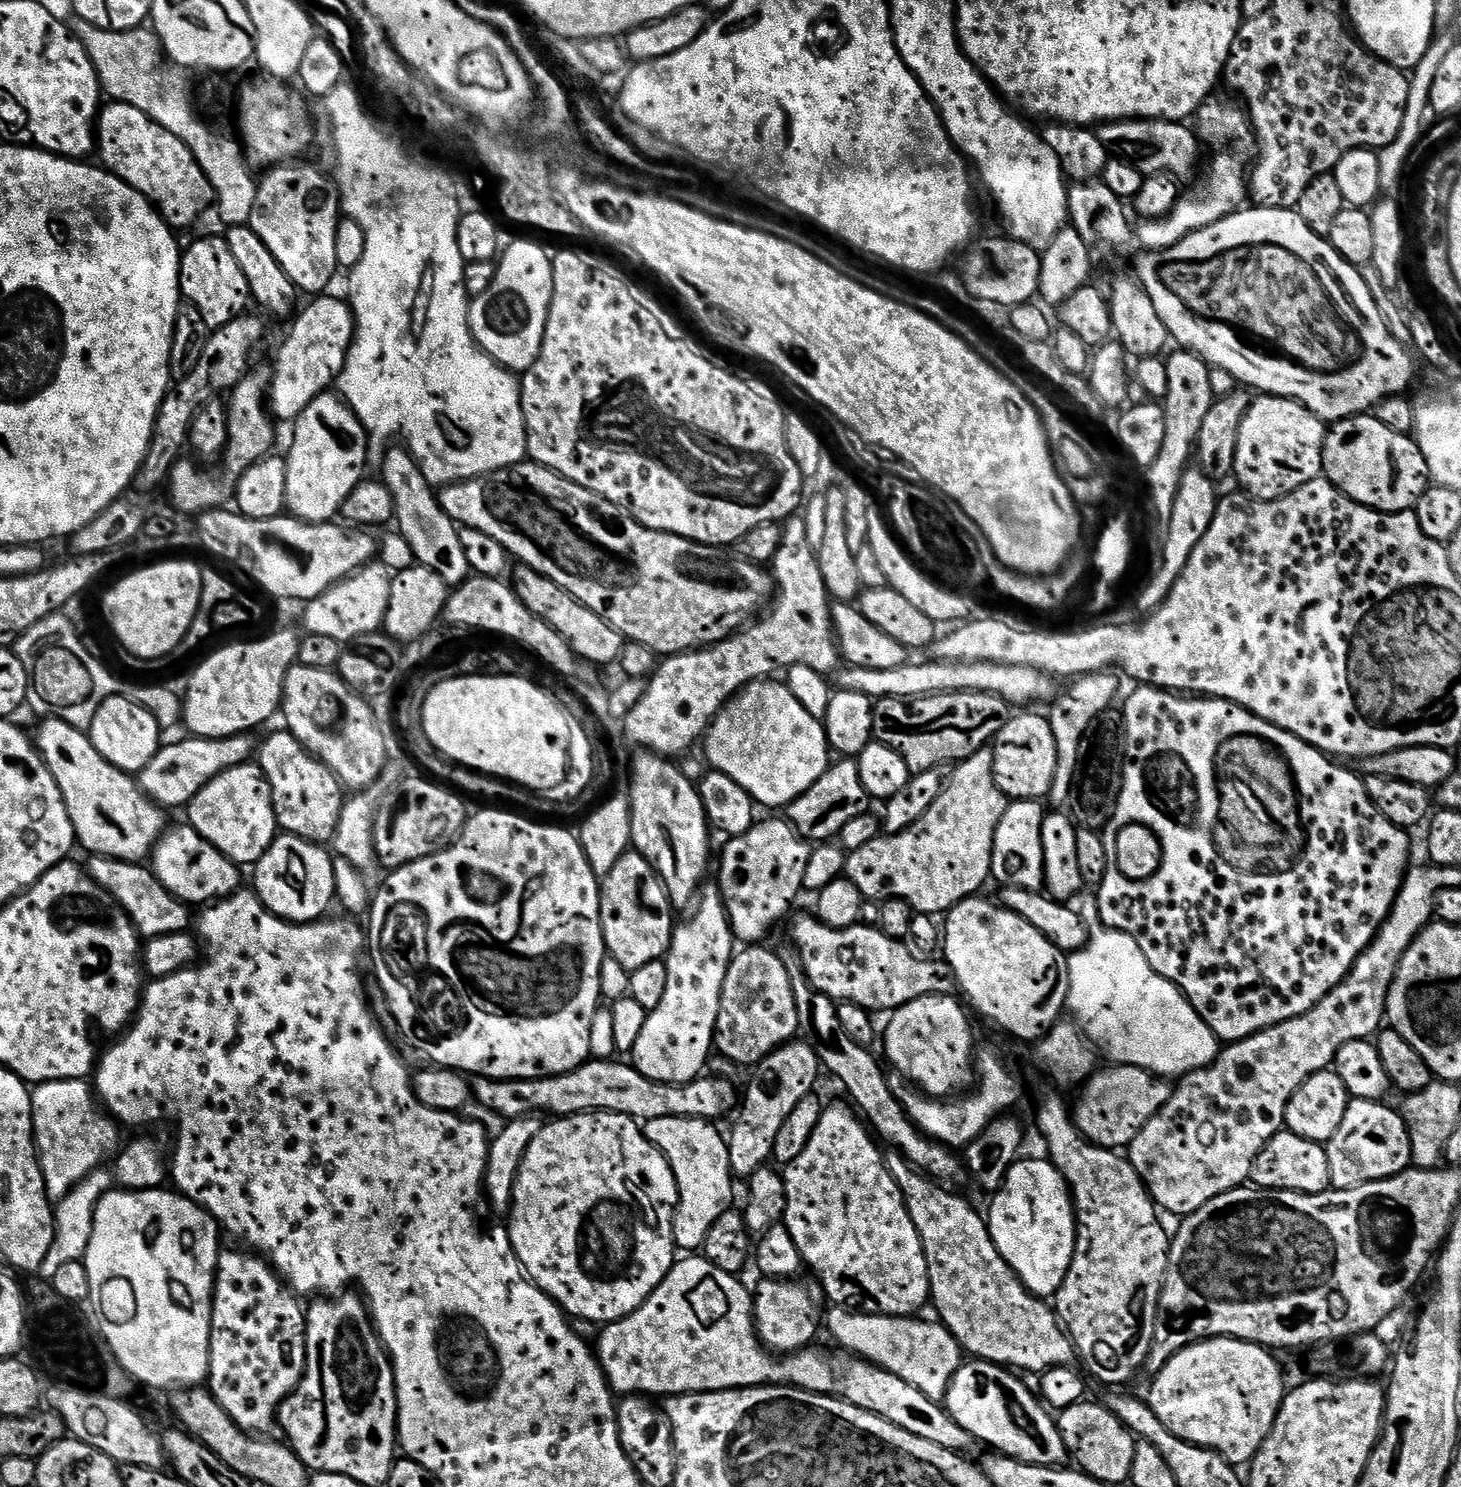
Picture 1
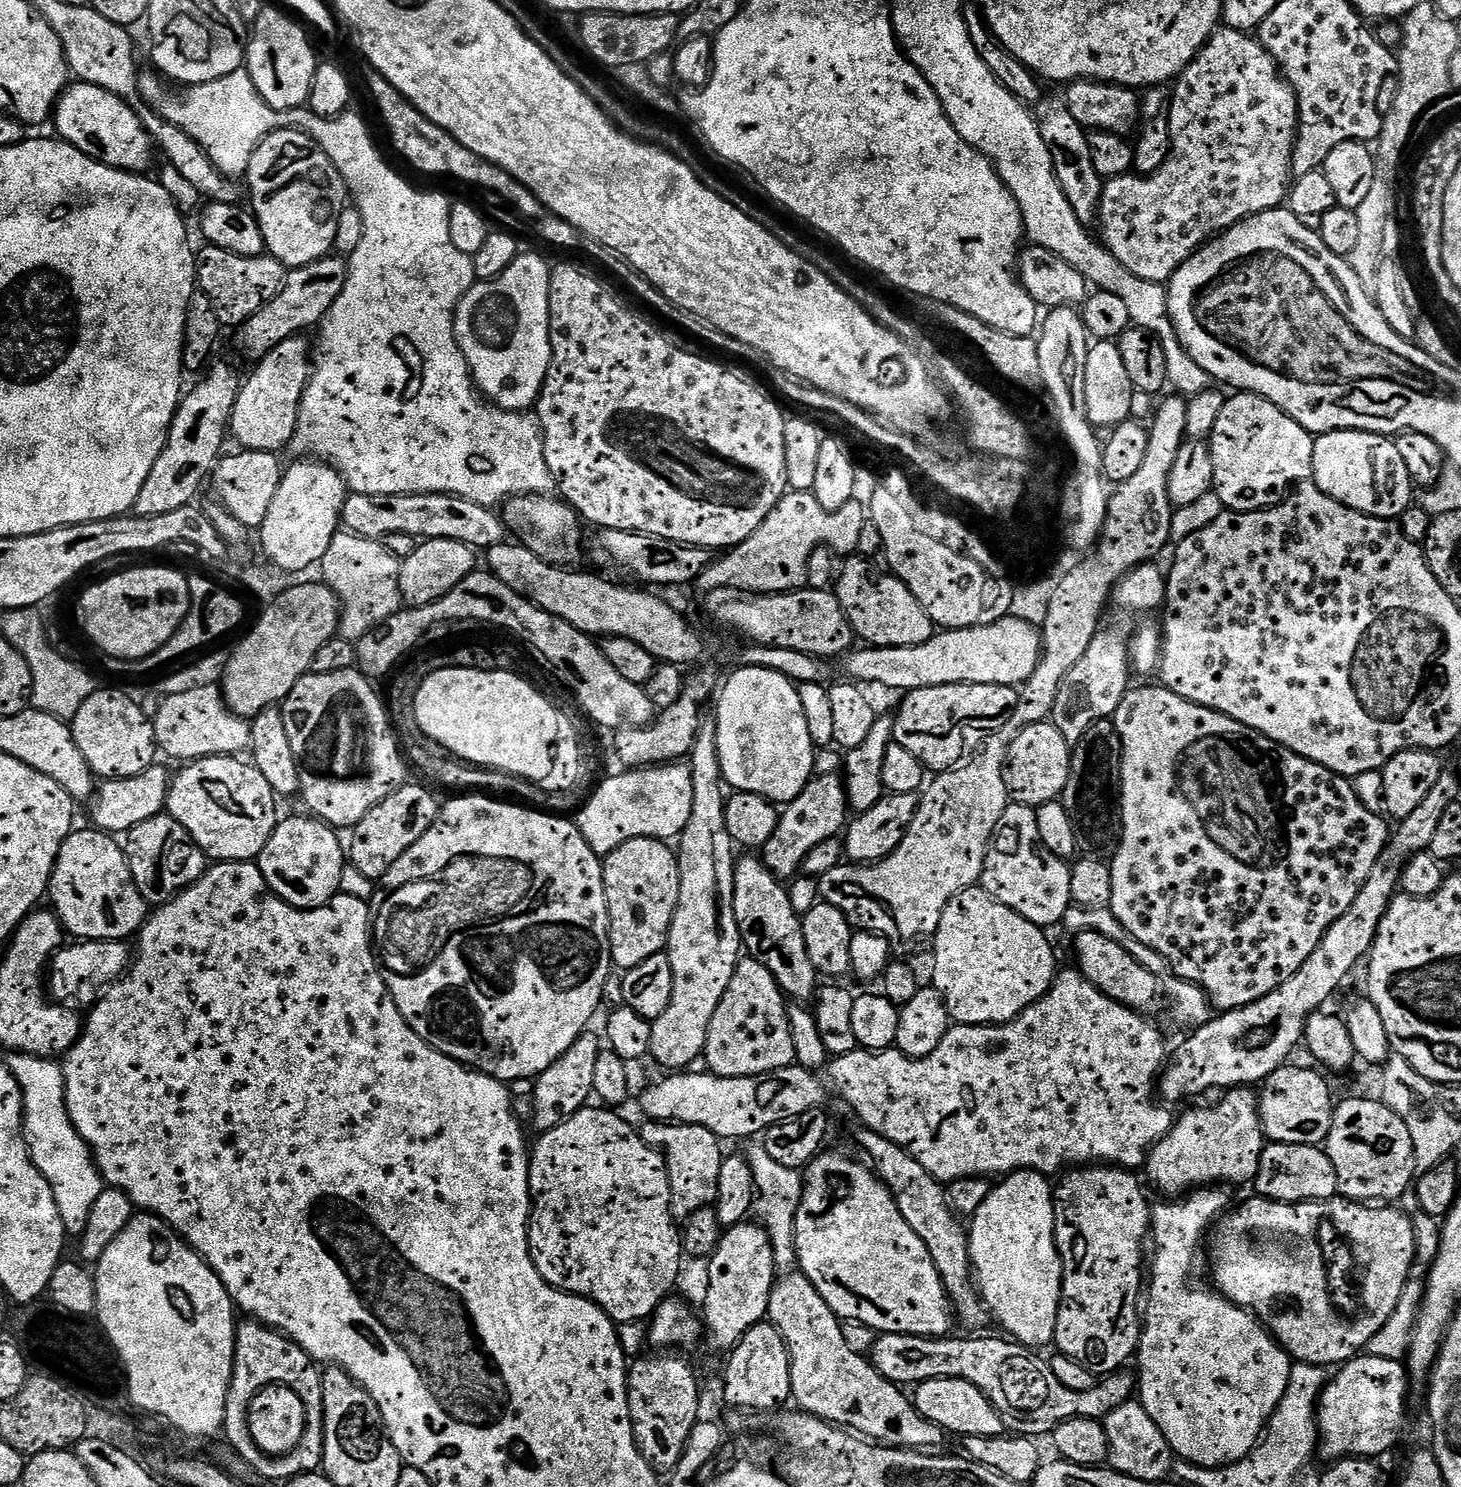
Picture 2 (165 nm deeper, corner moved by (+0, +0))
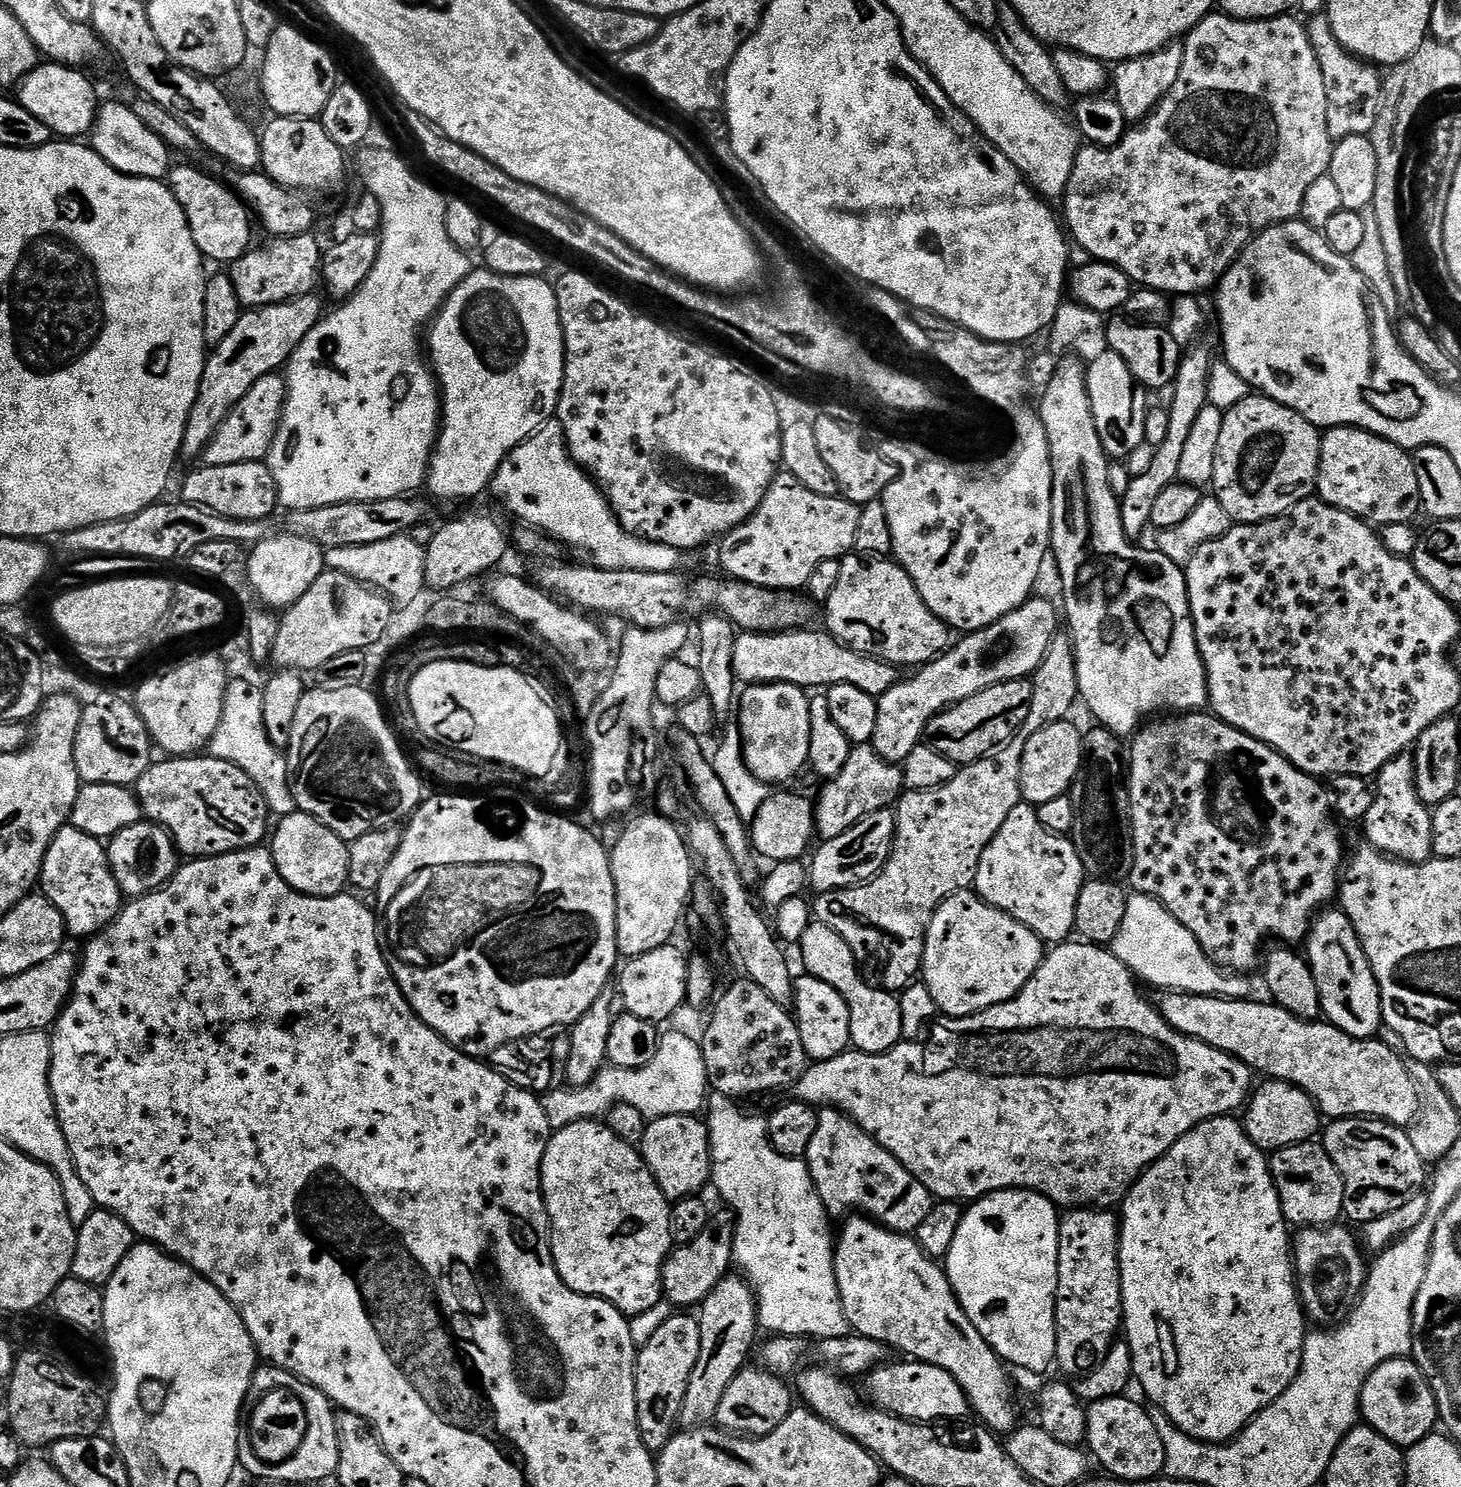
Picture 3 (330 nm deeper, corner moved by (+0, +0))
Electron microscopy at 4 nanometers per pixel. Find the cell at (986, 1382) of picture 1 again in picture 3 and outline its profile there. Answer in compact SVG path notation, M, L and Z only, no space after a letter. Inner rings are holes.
M889 1362L873 1368L866 1376L867 1399L877 1408L901 1416L913 1422L940 1422L936 1420L960 1420L969 1415L968 1398L965 1389L949 1372L933 1364L919 1362Z

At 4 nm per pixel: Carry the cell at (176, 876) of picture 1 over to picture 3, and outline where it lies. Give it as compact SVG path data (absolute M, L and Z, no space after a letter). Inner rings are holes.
M141 822L126 826L117 836L107 841L108 861L121 893L125 897L145 896L168 883L180 867L182 860L176 850L172 835L161 824Z

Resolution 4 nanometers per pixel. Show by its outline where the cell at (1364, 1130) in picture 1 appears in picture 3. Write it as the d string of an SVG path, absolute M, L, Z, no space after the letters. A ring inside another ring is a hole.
M1336 1118L1329 1124L1332 1125L1323 1129L1322 1143L1344 1183L1347 1219L1357 1220L1357 1225L1363 1226L1421 1195L1426 1184L1426 1163L1414 1150L1409 1133L1403 1127L1375 1118Z

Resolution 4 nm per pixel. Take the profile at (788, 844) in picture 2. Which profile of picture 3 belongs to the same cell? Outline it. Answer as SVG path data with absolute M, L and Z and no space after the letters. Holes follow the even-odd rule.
M871 743L857 744L853 747L846 766L823 785L820 797L815 797L816 836L821 841L838 838L850 826L854 826L863 816L874 814L883 808L892 808L905 791L904 774L897 765L884 760L871 746Z

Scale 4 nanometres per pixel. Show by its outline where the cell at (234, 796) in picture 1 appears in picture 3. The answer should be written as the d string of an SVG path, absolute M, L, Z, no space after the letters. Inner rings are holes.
M209 754L160 759L152 763L146 774L142 774L142 778L136 781L134 791L140 799L141 813L151 823L161 824L172 835L177 853L188 858L221 856L227 852L254 848L265 843L270 832L268 804L258 786L242 769Z

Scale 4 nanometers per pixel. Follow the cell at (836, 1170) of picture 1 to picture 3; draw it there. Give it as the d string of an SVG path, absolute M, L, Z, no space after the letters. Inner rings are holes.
M852 1214L843 1221L844 1229L839 1229L838 1235L834 1240L834 1255L836 1258L836 1281L838 1282L838 1290L840 1291L840 1301L844 1307L844 1313L848 1319L848 1327L857 1336L865 1336L866 1338L874 1338L878 1342L887 1344L889 1349L895 1350L896 1348L900 1352L905 1352L905 1357L911 1358L913 1361L921 1364L933 1364L938 1366L942 1370L946 1370L951 1376L957 1380L962 1386L969 1386L968 1384L976 1384L981 1380L984 1384L992 1384L992 1388L968 1388L966 1395L968 1398L969 1409L985 1424L985 1429L991 1430L993 1433L1008 1434L1017 1427L1018 1421L1016 1421L1016 1408L1012 1405L1012 1396L1004 1389L1004 1371L1006 1371L1005 1365L1002 1363L999 1356L996 1355L996 1351L988 1345L982 1338L982 1334L978 1334L978 1330L974 1330L974 1326L970 1322L970 1318L966 1318L966 1314L962 1310L962 1306L958 1302L958 1298L954 1294L954 1290L950 1286L948 1281L948 1273L944 1271L943 1267L933 1257L925 1256L924 1251L920 1249L919 1244L911 1235L903 1232L892 1232L889 1228L885 1228L883 1224L877 1224L875 1220L863 1215Z

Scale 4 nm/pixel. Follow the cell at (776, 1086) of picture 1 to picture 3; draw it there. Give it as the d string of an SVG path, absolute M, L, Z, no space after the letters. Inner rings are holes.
M731 1211L715 1213L714 1222L709 1222L706 1230L694 1238L694 1242L673 1247L668 1261L664 1264L660 1286L662 1296L665 1301L669 1300L672 1304L681 1304L681 1309L688 1310L693 1306L704 1303L705 1298L718 1286L718 1282L729 1275L734 1261L732 1251L734 1250L734 1234L736 1226L734 1216Z

